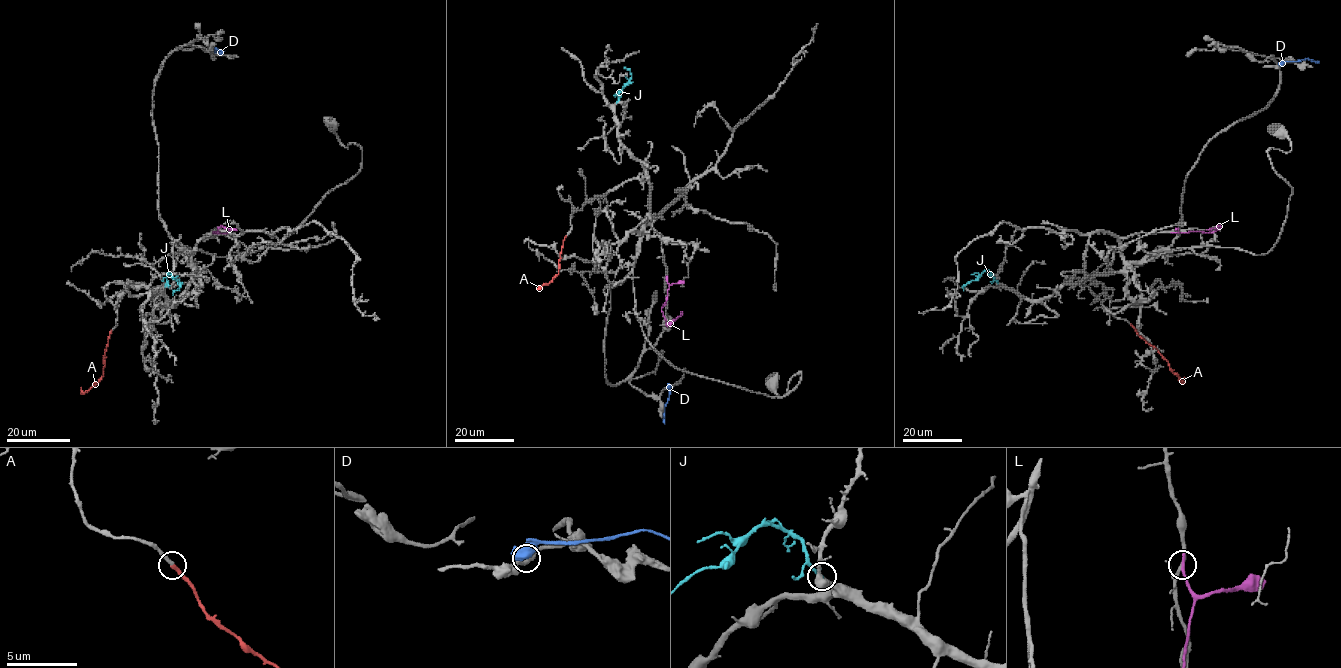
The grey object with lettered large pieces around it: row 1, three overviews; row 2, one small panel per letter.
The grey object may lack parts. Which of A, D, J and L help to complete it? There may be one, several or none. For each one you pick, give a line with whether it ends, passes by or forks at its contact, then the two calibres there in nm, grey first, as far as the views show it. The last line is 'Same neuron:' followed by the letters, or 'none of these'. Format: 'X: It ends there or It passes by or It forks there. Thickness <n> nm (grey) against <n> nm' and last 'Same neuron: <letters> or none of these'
A: It ends there. Thickness 240 nm (grey) against 240 nm
J: It ends there. Thickness 240 nm (grey) against 240 nm
Same neuron: A, J

